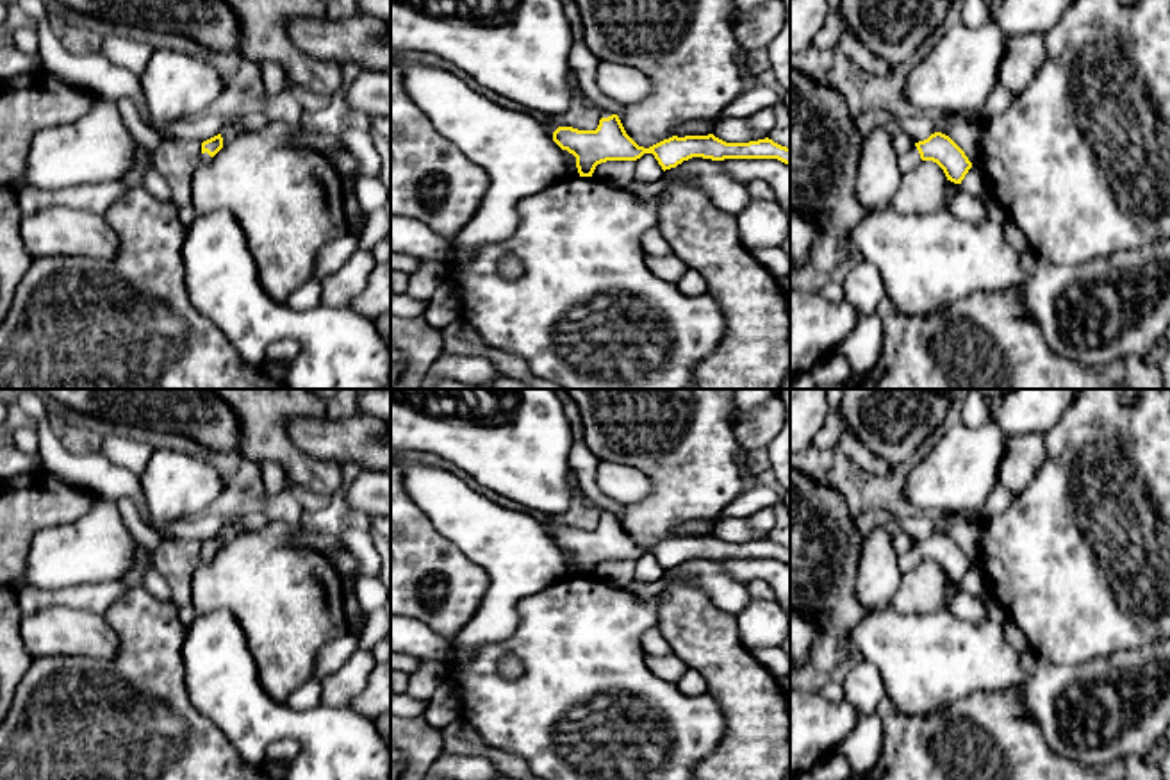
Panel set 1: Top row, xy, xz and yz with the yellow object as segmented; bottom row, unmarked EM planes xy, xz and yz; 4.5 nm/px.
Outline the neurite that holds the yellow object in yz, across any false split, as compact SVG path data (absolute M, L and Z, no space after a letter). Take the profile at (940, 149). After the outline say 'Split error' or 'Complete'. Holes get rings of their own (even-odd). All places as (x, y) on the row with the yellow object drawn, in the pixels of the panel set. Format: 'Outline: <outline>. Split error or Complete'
Outline: M935 132L927 139L915 143L908 154L899 155L897 164L901 168L901 173L906 175L922 161L936 162L943 170L947 180L954 184L961 184L972 168L972 162L965 152L942 132Z. Split error

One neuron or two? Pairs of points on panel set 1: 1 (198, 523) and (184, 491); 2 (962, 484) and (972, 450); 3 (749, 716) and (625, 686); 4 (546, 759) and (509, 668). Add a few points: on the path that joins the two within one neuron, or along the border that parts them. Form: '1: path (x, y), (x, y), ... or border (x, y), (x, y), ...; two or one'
1: border (204, 511), (166, 522), (157, 532); two
2: path (962, 475), (962, 468), (969, 459); one
3: border (707, 693), (725, 720), (725, 736), (714, 750); two
4: border (523, 663), (505, 655), (494, 670); two

